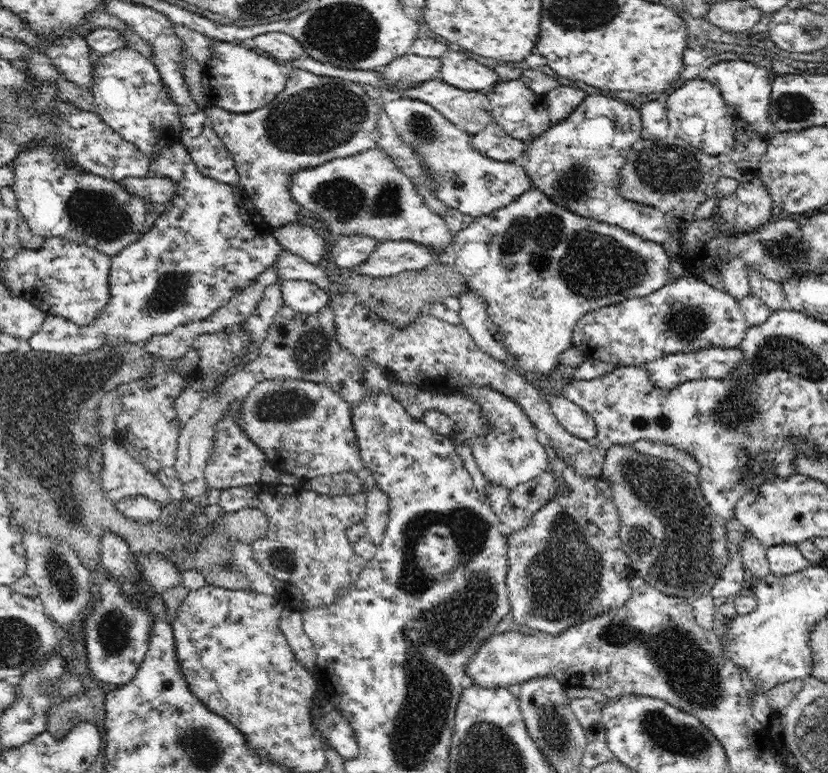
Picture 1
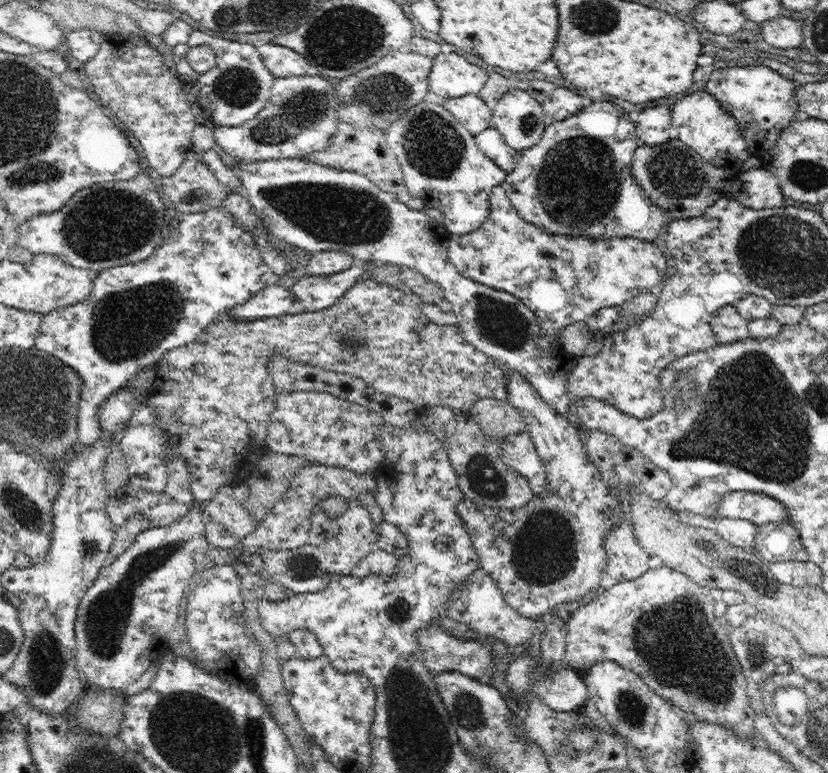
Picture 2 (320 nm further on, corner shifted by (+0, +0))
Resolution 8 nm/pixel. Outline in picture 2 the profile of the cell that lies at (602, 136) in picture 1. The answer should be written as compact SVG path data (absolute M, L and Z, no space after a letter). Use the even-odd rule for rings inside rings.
M606 100L593 102L590 108L582 107L575 115L569 116L564 120L546 122L539 143L522 152L518 164L516 164L516 168L514 168L511 173L507 173L507 177L504 182L502 182L502 186L510 202L514 205L514 209L518 212L518 215L529 224L534 224L537 228L540 228L545 234L560 234L569 236L569 238L570 236L575 236L575 238L576 236L585 236L585 238L589 238L589 240L632 238L636 240L652 241L658 236L658 232L660 232L660 228L662 228L662 224L664 224L664 216L662 216L662 212L659 209L655 209L654 205L643 193L643 189L636 182L634 175L631 173L632 157L639 145L640 141L636 138L636 134L634 134L634 122L628 118L628 114L626 114L620 106L616 106L616 104L612 104L612 102L606 102Z

